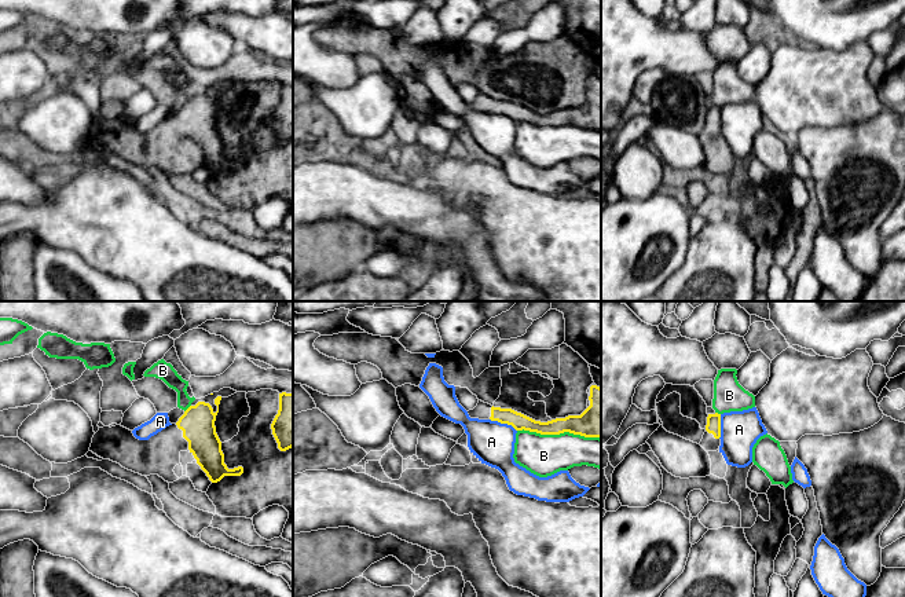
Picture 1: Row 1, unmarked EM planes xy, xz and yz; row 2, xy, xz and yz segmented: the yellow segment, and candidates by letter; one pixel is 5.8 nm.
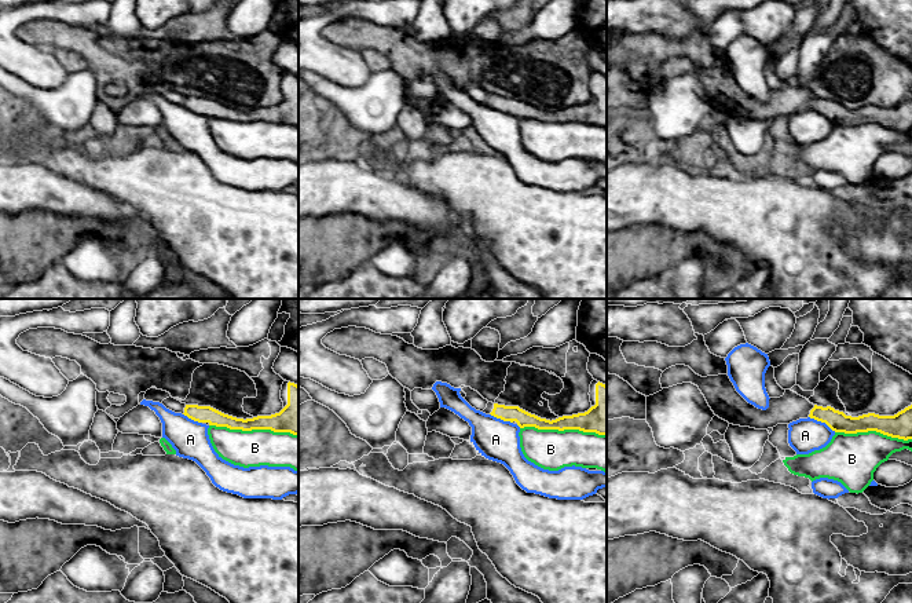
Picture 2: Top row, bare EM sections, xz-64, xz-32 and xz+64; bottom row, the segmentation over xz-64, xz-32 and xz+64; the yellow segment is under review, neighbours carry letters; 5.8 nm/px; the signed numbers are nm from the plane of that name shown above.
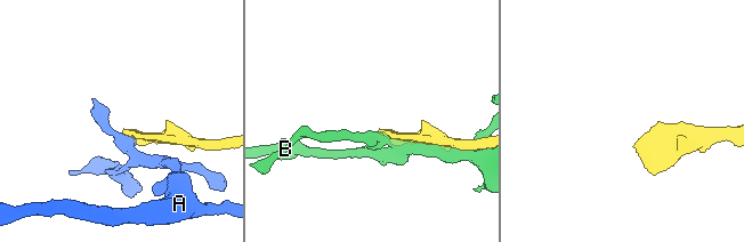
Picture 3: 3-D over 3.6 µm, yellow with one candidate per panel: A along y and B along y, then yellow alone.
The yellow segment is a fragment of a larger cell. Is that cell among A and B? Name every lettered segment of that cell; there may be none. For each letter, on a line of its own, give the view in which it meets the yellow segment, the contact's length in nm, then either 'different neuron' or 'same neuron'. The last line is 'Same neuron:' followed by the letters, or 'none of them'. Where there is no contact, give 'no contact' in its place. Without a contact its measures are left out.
A: meets yellow in xz; contact 180 nm long; different neuron
B: meets yellow in xz; contact 500 nm long; different neuron
Same neuron: none of them

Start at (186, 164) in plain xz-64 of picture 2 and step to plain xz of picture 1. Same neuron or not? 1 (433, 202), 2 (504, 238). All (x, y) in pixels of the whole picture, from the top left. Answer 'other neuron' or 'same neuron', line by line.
1: other neuron
2: same neuron

